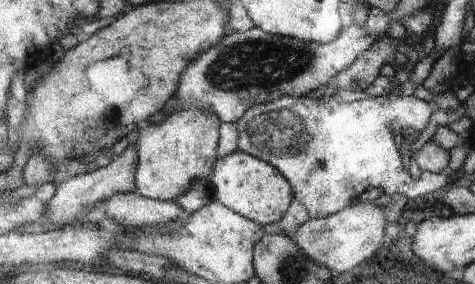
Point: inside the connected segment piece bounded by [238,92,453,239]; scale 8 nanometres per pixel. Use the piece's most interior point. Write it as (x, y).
(331, 152)

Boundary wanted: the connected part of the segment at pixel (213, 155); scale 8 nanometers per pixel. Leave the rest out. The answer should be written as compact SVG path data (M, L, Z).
M192 106L174 110L162 122L142 128L142 136L138 140L138 193L152 199L176 201L199 180L211 179L221 159L219 148L223 123L214 110Z

